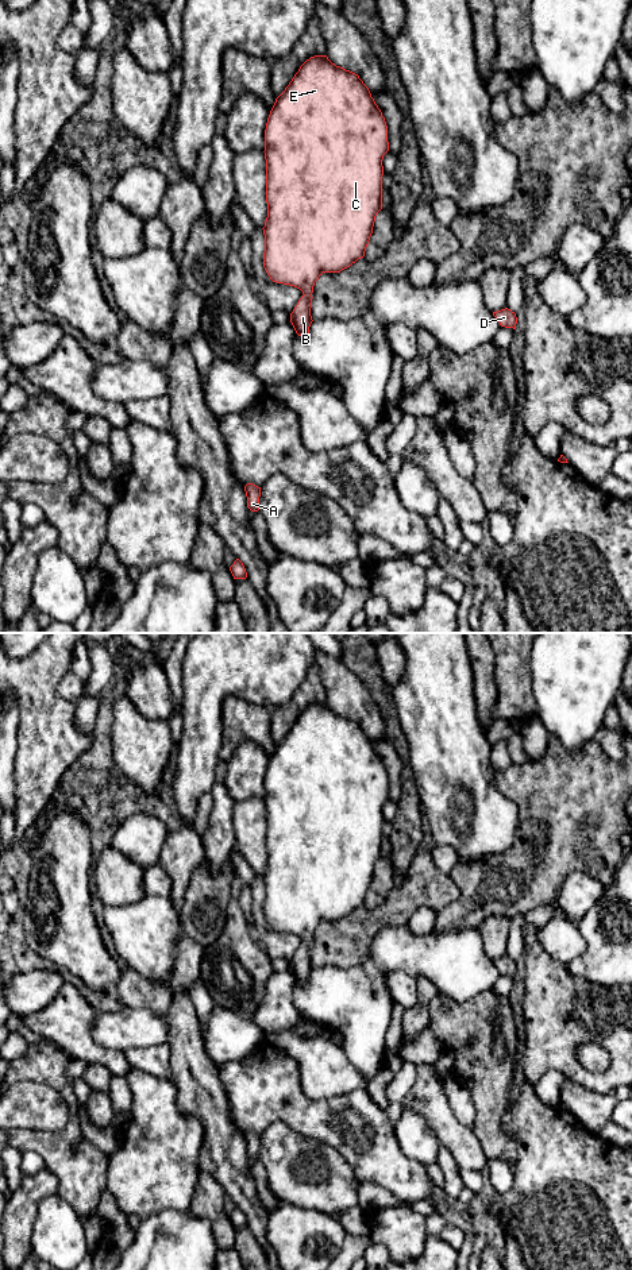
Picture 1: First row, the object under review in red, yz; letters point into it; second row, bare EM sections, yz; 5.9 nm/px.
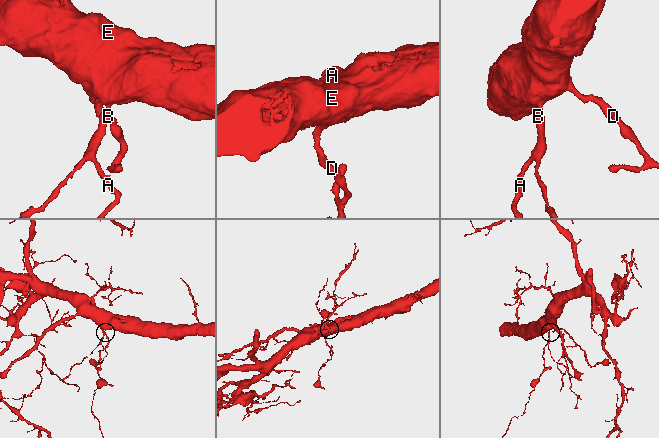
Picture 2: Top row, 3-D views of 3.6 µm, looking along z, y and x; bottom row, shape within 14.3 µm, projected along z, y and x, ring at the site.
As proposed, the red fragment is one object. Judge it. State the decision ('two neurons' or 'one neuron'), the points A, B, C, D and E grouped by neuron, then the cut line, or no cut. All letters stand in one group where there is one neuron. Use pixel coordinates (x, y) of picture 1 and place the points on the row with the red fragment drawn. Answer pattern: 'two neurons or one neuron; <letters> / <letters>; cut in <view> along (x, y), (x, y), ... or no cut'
one neuron; A B C D E; no cut

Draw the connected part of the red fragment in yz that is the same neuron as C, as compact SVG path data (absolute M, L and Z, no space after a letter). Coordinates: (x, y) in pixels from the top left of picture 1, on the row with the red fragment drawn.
M327 55L307 59L275 99L265 130L266 202L263 267L273 282L302 292L290 323L305 339L312 324L315 282L323 273L340 273L365 256L377 213L382 209L384 155L388 126L369 88L358 74L332 63Z

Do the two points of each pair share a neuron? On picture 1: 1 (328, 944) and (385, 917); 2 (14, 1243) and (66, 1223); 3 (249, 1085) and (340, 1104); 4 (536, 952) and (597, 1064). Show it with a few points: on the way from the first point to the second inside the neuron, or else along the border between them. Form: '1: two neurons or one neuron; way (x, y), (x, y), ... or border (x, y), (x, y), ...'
1: one neuron; way (342, 942), (346, 942), (365, 923), (372, 921)
2: two neurons; border (38, 1205), (34, 1213), (31, 1251)
3: one neuron; way (272, 1091), (286, 1099), (296, 1108), (318, 1108)
4: two neurons; border (575, 1047), (598, 1042), (607, 1050), (611, 1064)

